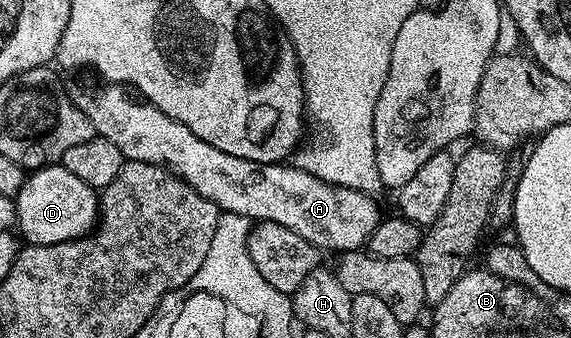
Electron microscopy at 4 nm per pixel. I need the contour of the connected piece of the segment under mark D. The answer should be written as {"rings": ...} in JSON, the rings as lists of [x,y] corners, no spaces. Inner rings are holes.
{"rings":[[[62,164],[43,165],[27,176],[17,195],[17,232],[22,232],[31,245],[55,245],[85,237],[98,220],[99,200],[99,194],[88,183],[76,179]]]}

